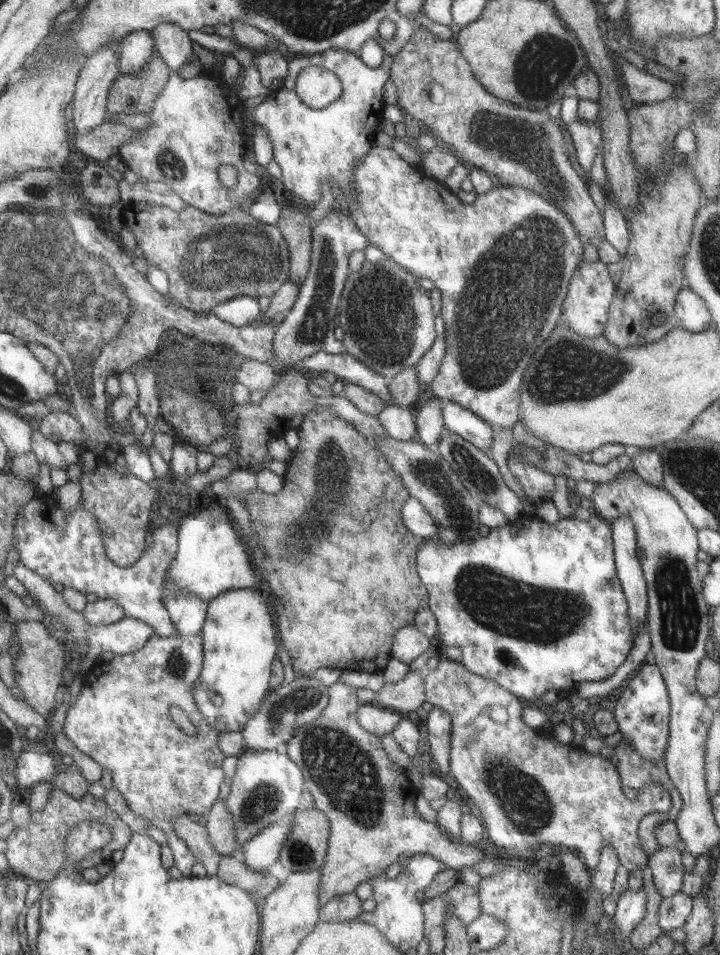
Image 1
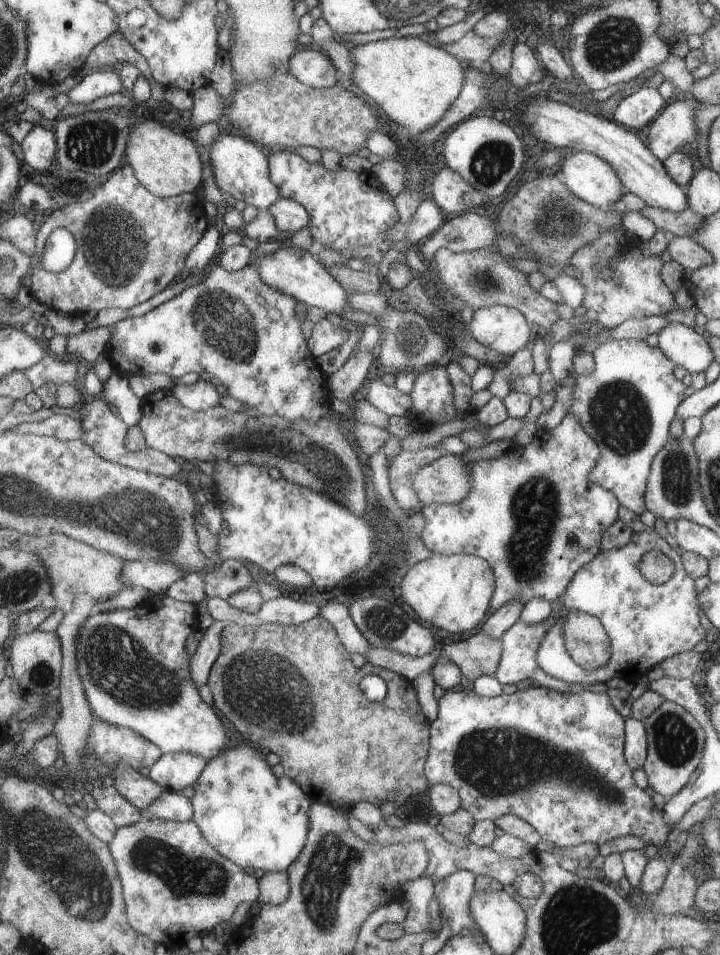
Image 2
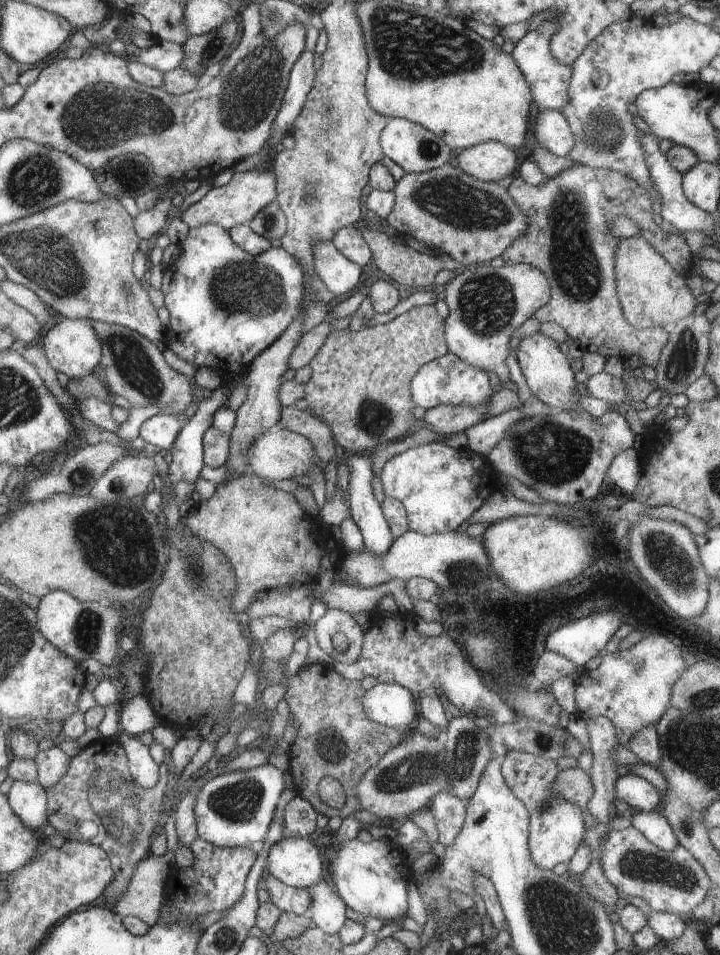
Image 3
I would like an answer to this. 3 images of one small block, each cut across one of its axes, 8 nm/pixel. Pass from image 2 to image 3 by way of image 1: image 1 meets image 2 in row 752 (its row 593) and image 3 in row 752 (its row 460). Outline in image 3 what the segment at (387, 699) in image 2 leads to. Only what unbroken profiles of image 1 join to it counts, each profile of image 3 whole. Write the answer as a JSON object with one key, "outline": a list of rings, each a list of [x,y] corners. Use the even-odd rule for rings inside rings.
{"outline":[[[305,664],[288,678],[284,699],[290,707],[296,728],[296,738],[289,750],[289,769],[293,789],[301,798],[318,810],[320,815],[350,817],[360,810],[356,786],[366,775],[366,770],[376,766],[384,754],[404,741],[404,731],[383,726],[368,718],[362,706],[364,688],[360,681],[349,681],[330,665]],[[325,776],[333,776],[344,787],[347,800],[344,808],[335,810],[320,799],[318,783]]]}

